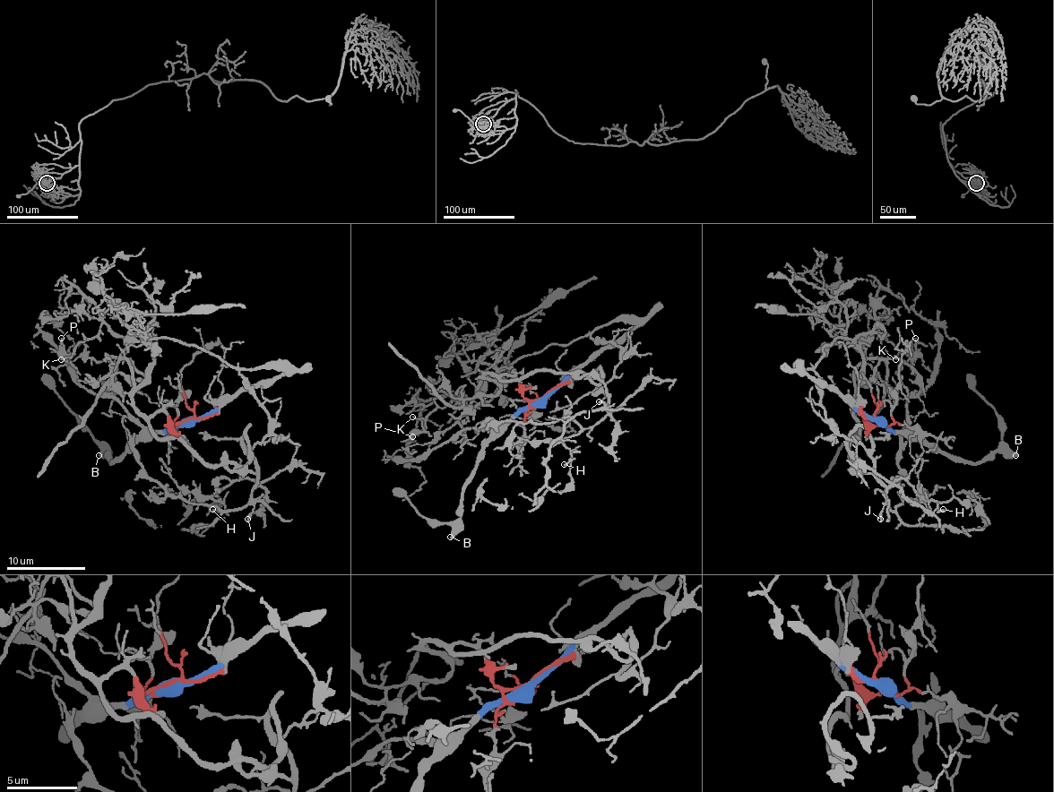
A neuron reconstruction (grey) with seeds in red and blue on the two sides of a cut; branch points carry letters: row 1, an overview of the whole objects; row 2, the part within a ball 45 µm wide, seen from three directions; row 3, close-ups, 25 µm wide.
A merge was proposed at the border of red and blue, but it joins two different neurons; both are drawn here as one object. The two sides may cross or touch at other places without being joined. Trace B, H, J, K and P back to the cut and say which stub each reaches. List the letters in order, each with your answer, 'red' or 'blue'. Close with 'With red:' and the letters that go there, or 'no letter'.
B: blue
H: red
J: red
K: red
P: red
With red: H, J, K, P

